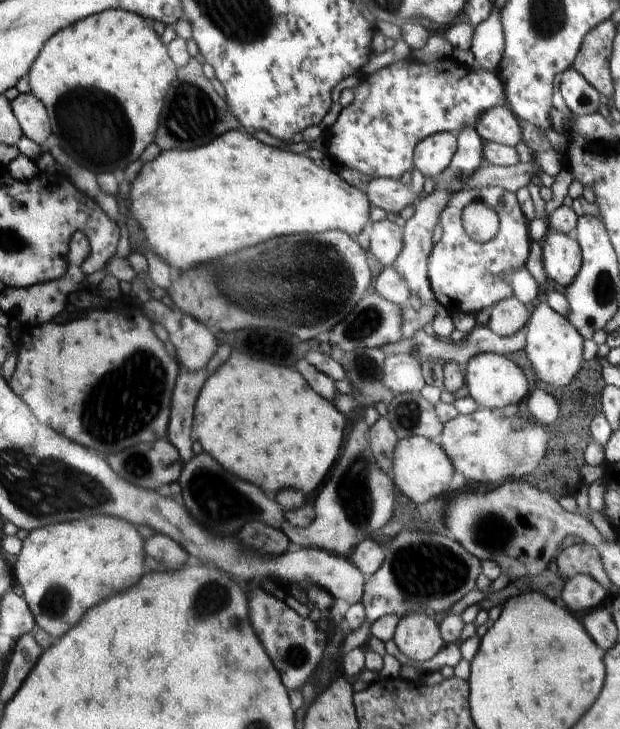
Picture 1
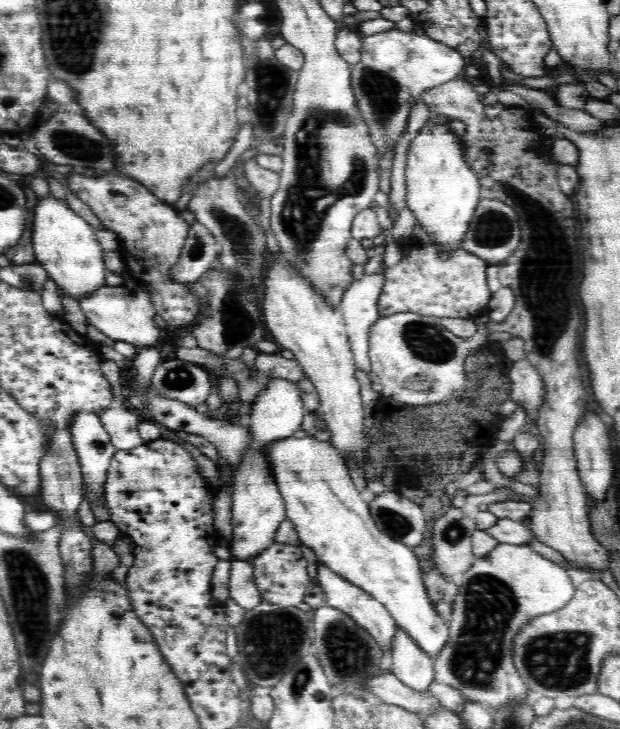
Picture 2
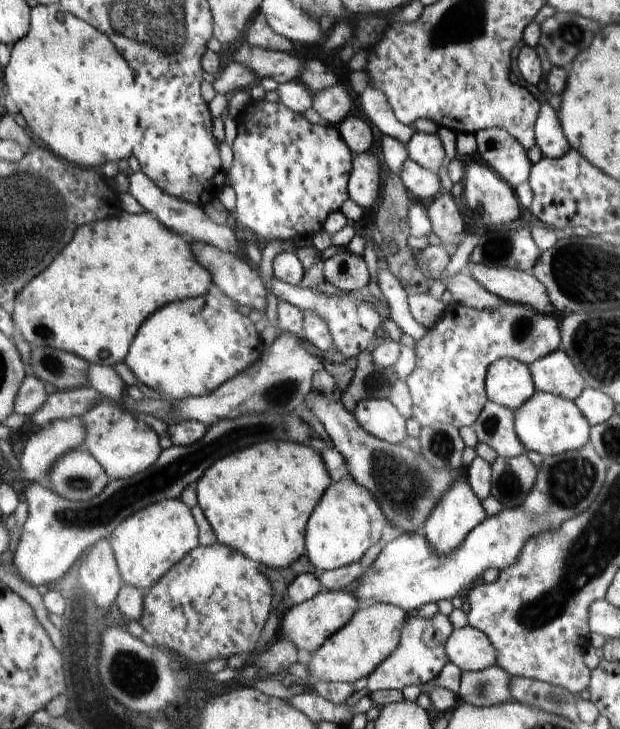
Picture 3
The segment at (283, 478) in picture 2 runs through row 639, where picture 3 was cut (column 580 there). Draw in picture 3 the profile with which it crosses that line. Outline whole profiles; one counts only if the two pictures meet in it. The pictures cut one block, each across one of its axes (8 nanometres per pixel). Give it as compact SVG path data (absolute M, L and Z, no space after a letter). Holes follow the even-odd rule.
M536 391L530 400L514 410L514 430L520 442L527 452L533 451L542 457L583 449L589 442L591 427L574 401L547 392Z

